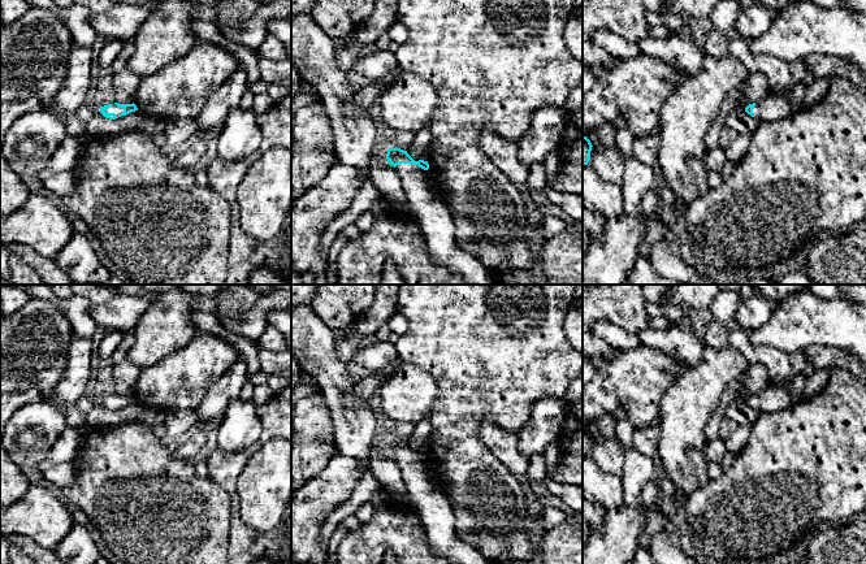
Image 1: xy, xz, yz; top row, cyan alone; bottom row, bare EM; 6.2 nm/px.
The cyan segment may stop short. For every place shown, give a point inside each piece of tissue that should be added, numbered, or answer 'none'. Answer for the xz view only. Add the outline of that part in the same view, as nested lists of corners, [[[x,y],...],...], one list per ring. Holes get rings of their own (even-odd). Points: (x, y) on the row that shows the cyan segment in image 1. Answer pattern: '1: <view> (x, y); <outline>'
1: xz (431, 213); [[[399,164],[395,166],[402,179],[402,187],[407,196],[408,208],[412,218],[420,226],[430,259],[446,268],[453,269],[463,277],[463,285],[494,285],[493,273],[486,269],[475,256],[463,251],[455,239],[455,224],[447,205],[437,196],[433,190],[428,170],[415,164]]]

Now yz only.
1: yz (774, 107); [[[768,95],[755,103],[753,116],[758,121],[776,121],[791,117],[802,108],[805,107],[791,104],[785,95]]]

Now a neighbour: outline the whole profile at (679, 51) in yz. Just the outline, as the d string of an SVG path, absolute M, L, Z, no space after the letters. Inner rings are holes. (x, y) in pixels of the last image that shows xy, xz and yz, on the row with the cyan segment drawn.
M680 34L666 39L645 38L638 43L641 53L661 60L684 74L693 78L705 58L705 51L693 39Z

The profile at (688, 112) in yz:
M705 55L698 73L662 105L657 173L684 207L710 190L703 161L706 133L724 97L746 82L749 74L745 64L732 55L722 58Z

